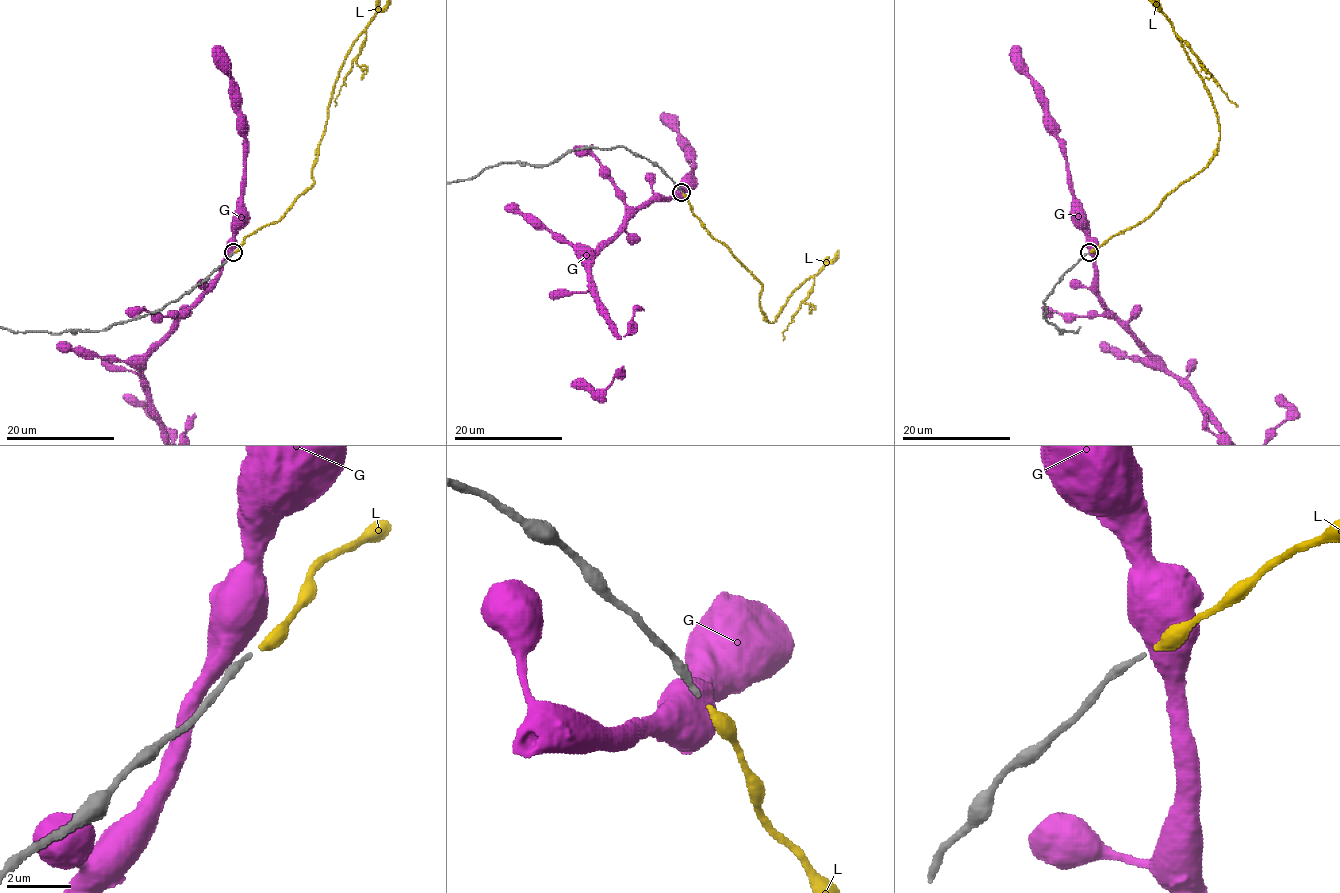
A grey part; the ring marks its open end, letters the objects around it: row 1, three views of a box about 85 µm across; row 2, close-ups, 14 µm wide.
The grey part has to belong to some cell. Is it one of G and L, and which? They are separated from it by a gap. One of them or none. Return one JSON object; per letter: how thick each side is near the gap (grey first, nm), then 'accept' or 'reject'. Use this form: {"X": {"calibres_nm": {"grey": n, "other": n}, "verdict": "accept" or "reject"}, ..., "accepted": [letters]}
{"G": {"calibres_nm": {"grey": 160, "other": 750}, "verdict": "reject"}, "L": {"calibres_nm": {"grey": 160, "other": 360}, "verdict": "accept"}, "accepted": ["L"]}

